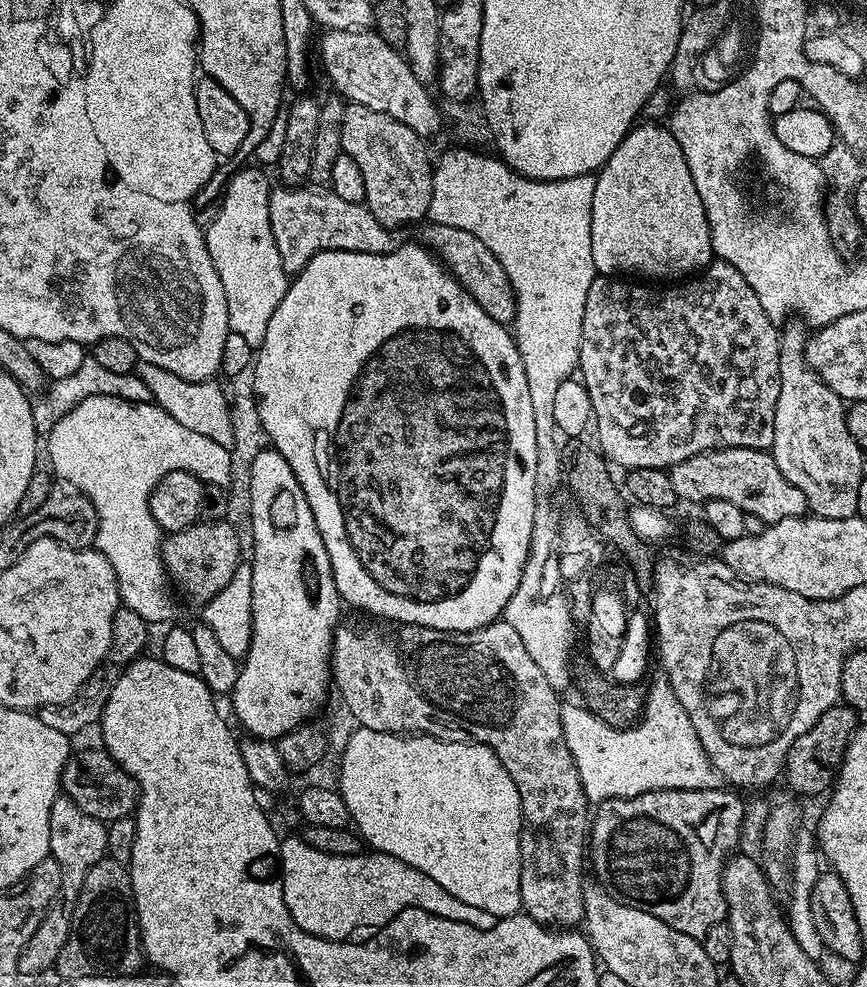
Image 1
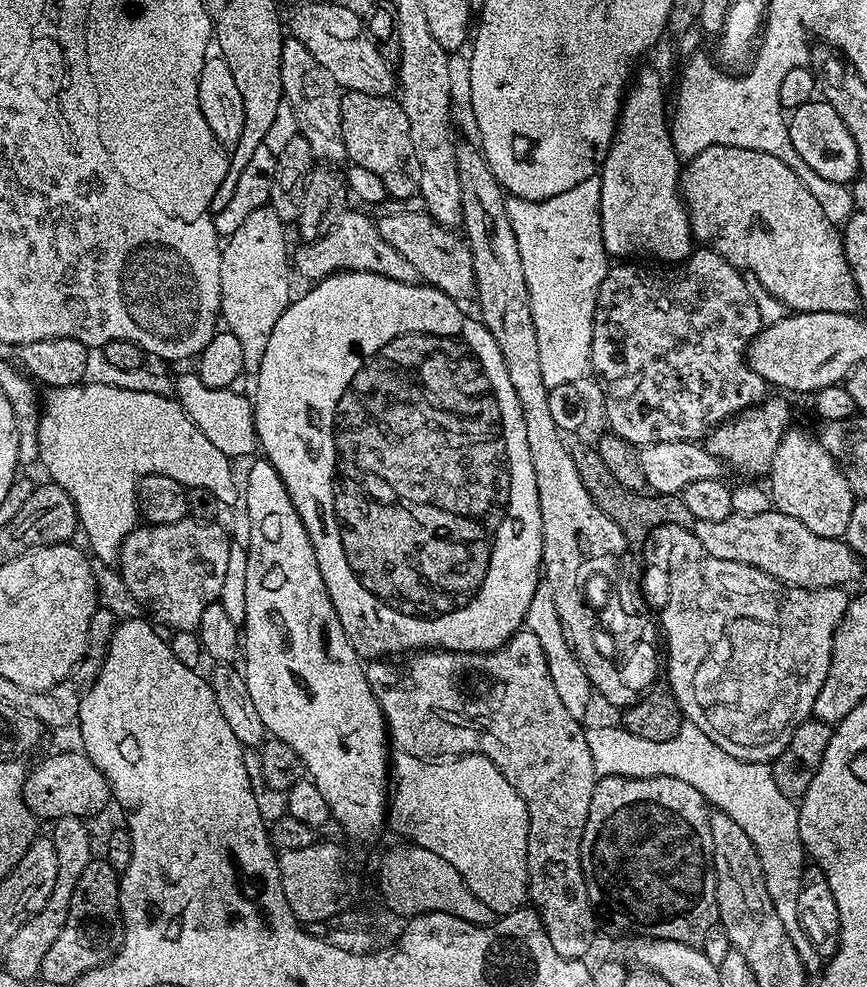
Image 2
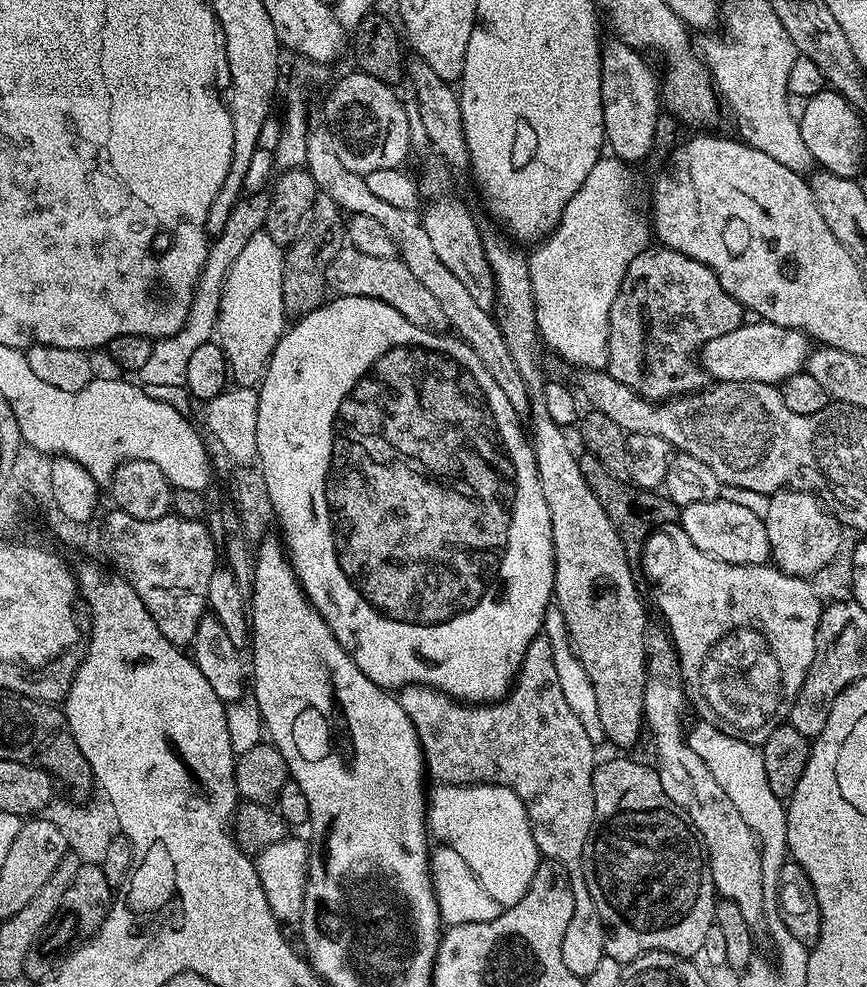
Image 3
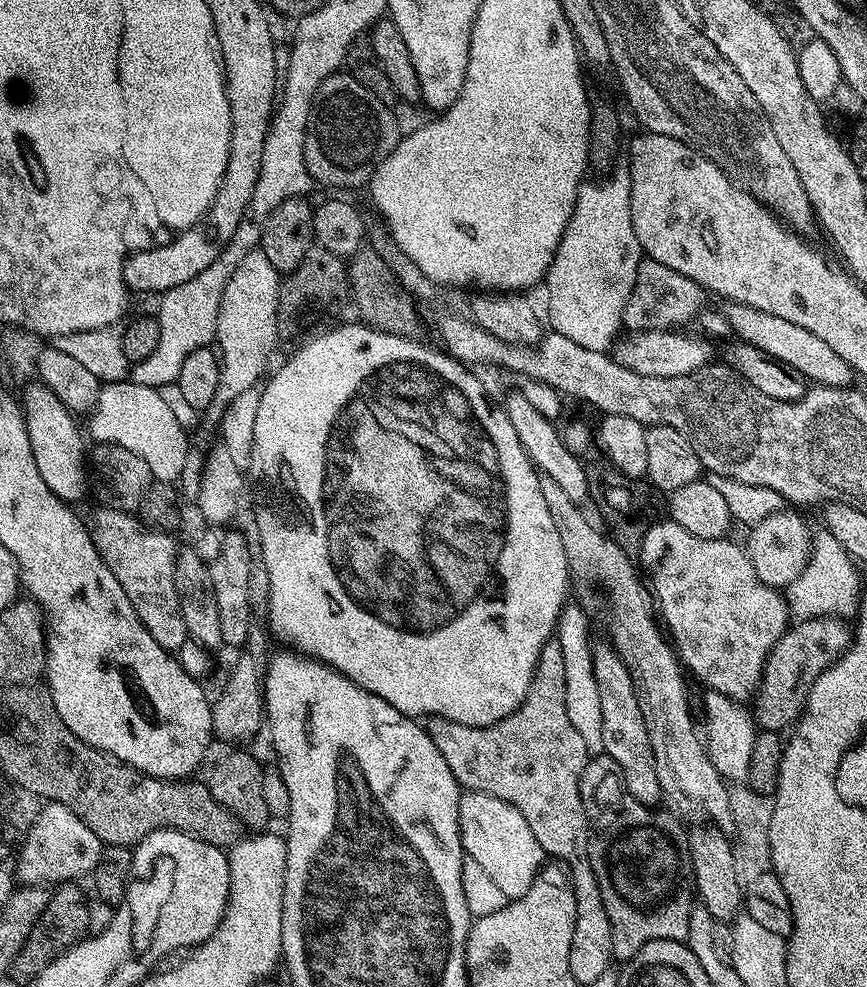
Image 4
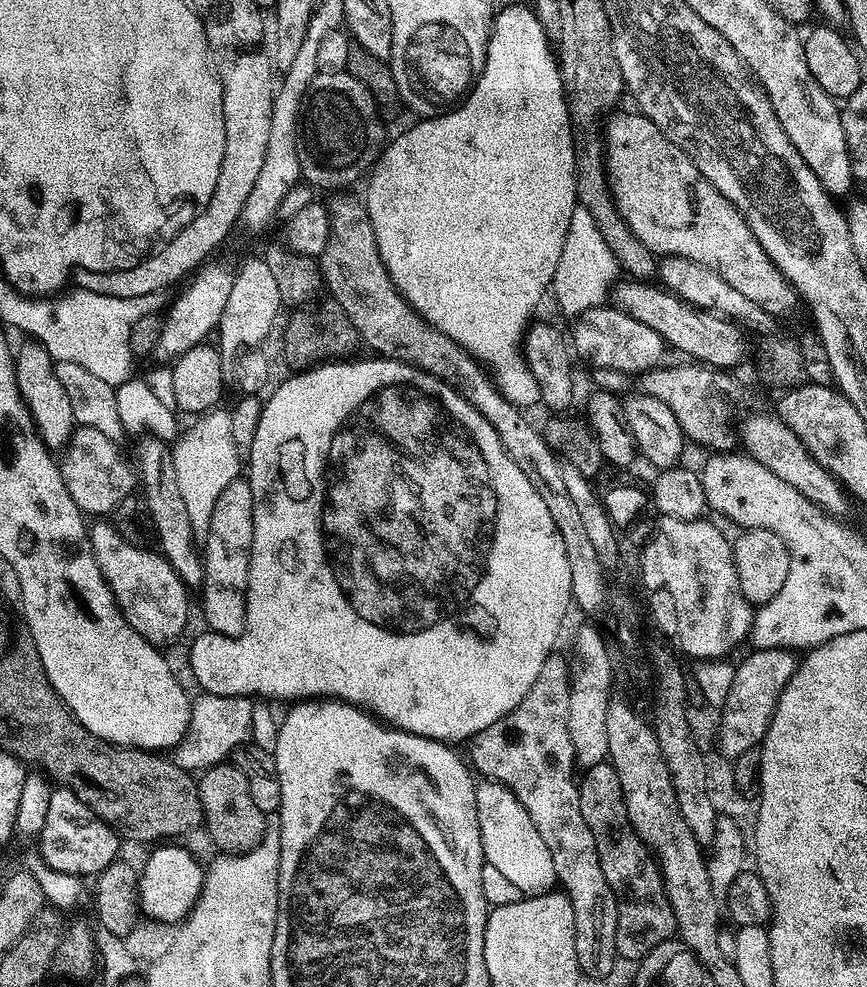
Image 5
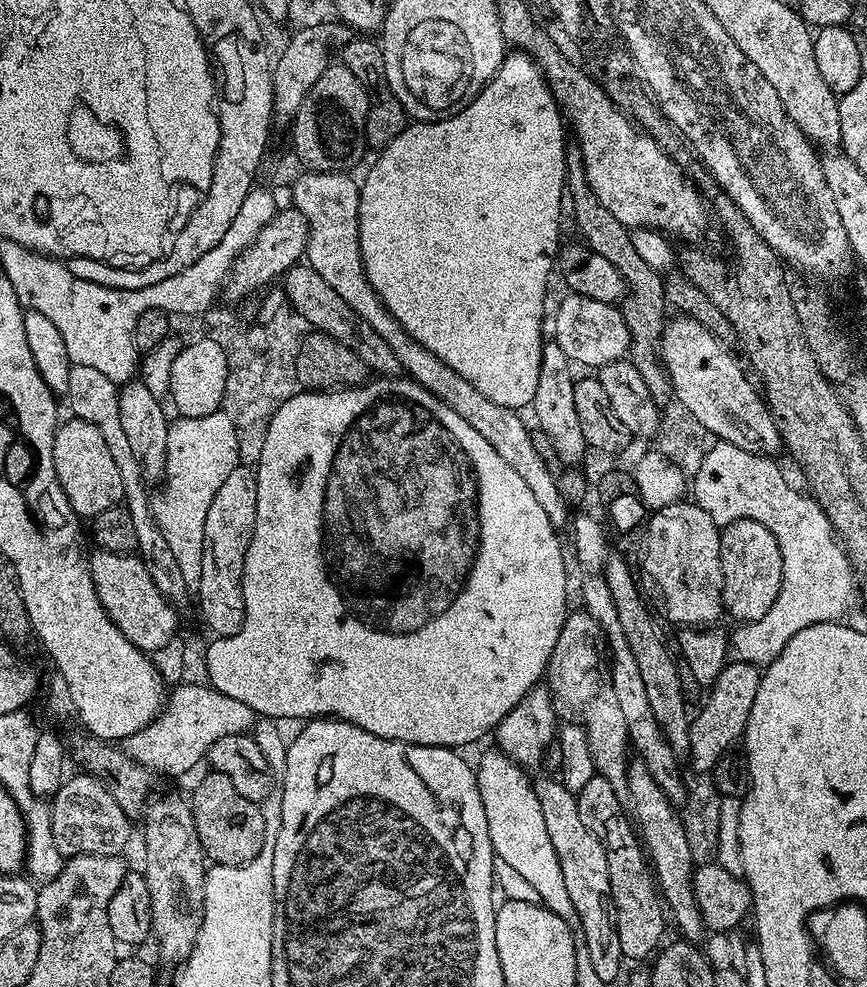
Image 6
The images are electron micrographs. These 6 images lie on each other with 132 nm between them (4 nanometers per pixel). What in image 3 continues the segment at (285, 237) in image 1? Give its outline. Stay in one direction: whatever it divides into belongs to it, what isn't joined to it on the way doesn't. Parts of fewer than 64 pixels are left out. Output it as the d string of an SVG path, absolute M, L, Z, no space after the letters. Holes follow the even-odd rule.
M351 246L341 247L339 254L328 264L329 289L333 288L336 296L357 296L358 298L374 298L386 302L386 306L394 306L402 318L414 322L414 326L440 330L446 321L434 294L410 274L408 267L396 256L390 258L373 258L362 250Z

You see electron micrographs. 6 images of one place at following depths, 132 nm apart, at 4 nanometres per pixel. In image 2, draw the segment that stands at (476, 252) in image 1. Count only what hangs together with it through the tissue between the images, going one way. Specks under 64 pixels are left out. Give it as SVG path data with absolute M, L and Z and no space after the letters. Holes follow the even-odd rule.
M427 211L392 212L389 216L376 220L378 230L387 245L394 246L402 258L406 258L409 268L427 287L442 290L457 302L472 300L476 295L474 258L468 249L468 242L459 231L444 228L428 215Z

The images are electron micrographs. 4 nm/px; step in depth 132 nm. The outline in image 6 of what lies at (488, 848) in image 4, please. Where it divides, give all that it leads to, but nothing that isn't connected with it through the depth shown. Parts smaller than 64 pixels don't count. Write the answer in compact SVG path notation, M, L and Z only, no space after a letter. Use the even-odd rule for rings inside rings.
M491 750L475 765L478 794L482 794L482 806L486 810L486 826L490 830L490 842L495 859L506 862L518 870L534 890L538 890L540 903L551 909L558 918L568 924L577 923L574 902L566 894L566 881L558 866L558 854L554 854L554 842L546 834L546 821L542 819L542 806L538 806L533 781L523 767L499 750Z

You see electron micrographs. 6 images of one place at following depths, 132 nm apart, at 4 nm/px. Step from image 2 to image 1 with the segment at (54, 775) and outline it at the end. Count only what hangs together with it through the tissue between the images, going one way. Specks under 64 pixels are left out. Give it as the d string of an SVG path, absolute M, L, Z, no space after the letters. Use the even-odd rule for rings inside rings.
M106 750L99 751L69 755L62 777L63 795L69 796L78 810L86 810L86 814L105 822L132 816L140 802L136 780Z

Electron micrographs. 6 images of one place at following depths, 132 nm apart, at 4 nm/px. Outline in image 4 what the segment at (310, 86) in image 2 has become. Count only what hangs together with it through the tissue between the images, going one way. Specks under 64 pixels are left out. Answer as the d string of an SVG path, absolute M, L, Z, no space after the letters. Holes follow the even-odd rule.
M520 390L510 393L508 401L502 404L502 408L503 411L507 412L510 422L514 426L514 434L518 434L526 454L532 459L537 469L547 479L553 480L564 491L566 498L570 498L576 504L583 505L584 499L589 499L590 496L588 490L590 472L587 472L580 465L583 464L581 457L570 454L570 450L566 450L566 446L562 446L562 438L558 438L555 423L546 419L542 414L538 414L538 410L534 406L530 406L530 402Z

